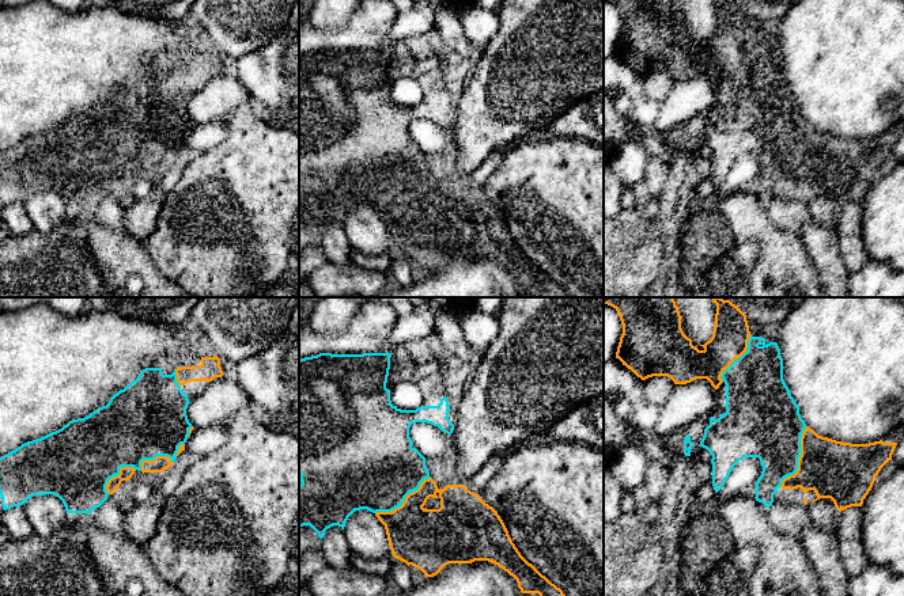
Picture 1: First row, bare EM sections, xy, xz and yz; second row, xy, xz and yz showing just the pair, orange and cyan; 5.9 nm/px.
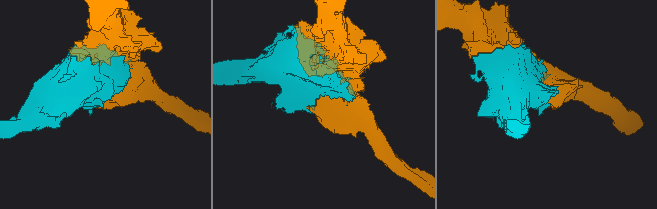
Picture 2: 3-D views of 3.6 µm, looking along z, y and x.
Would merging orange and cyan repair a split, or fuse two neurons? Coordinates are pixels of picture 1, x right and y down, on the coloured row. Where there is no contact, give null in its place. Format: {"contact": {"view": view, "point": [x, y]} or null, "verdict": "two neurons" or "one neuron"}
{"contact": {"view": "yz", "point": [798, 459]}, "verdict": "two neurons"}

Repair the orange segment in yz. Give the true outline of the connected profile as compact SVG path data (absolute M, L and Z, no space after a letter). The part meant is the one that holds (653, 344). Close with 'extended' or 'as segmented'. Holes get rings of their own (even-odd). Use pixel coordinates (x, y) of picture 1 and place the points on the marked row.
M604 297L604 304L617 311L623 324L616 358L642 380L667 376L674 384L686 384L707 379L718 390L723 371L746 352L750 331L746 315L730 300L712 297L712 303L716 304L712 337L699 350L681 329L682 316L673 297Z; as segmented

